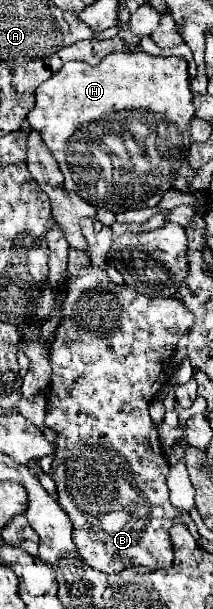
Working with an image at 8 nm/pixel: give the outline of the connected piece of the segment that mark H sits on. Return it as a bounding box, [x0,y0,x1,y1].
[28,52,194,214]

